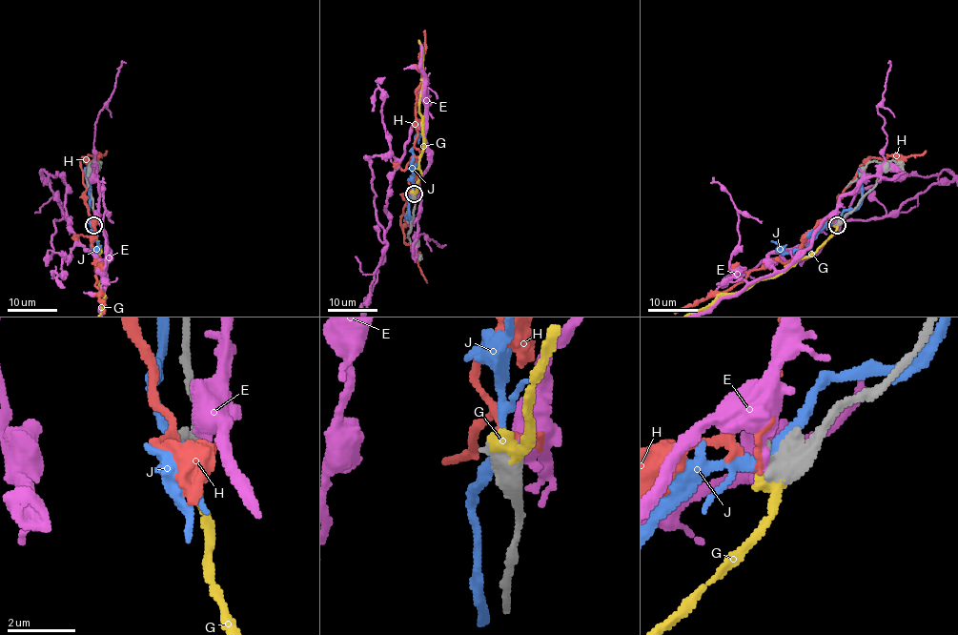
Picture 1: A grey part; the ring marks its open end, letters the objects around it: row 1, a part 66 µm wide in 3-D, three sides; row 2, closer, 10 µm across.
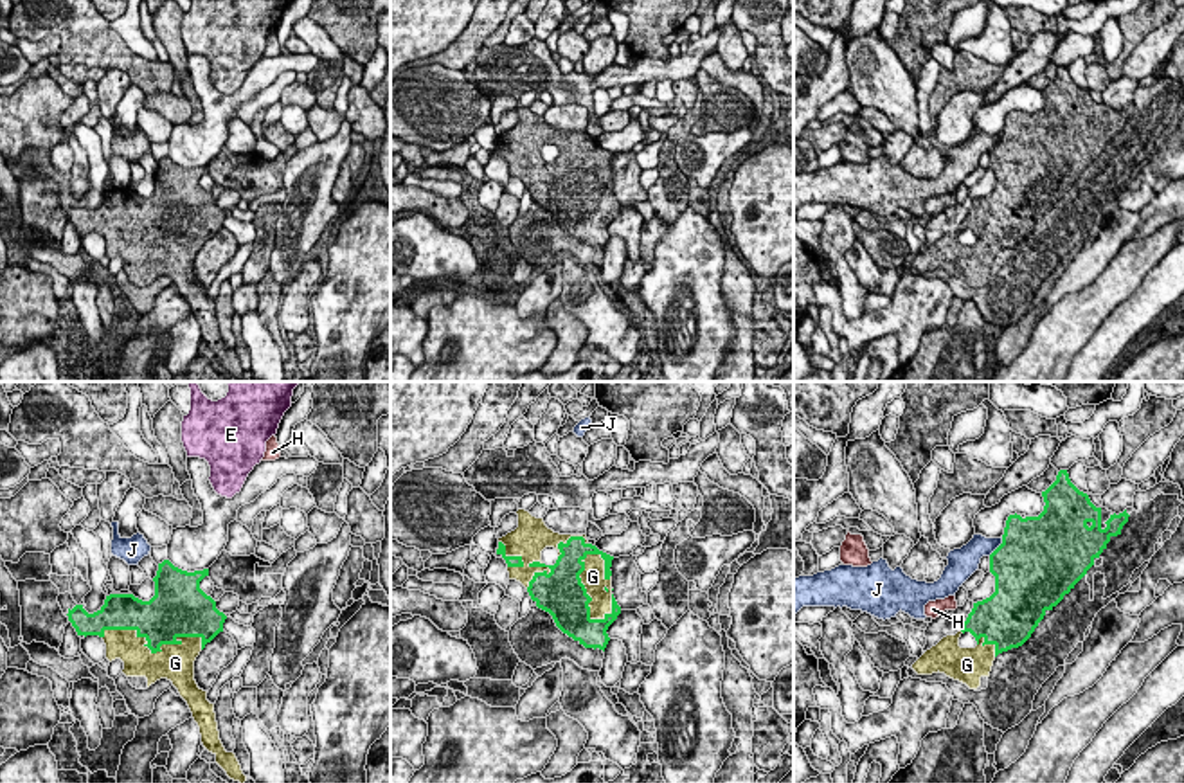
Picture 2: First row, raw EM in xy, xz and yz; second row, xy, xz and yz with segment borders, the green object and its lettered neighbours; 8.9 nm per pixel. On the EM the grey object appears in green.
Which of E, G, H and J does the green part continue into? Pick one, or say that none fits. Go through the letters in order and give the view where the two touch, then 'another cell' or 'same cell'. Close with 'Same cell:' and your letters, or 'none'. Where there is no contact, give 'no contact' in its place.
E: no contact; another cell
G: contact in xz; same cell
H: no contact; another cell
J: contact in yz; another cell
Same cell: G

